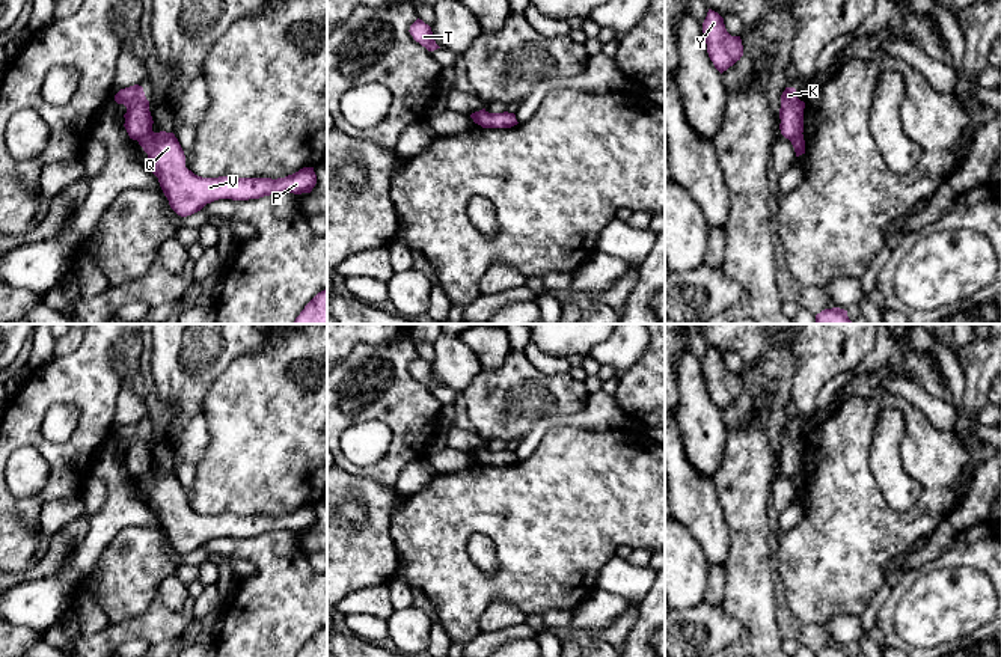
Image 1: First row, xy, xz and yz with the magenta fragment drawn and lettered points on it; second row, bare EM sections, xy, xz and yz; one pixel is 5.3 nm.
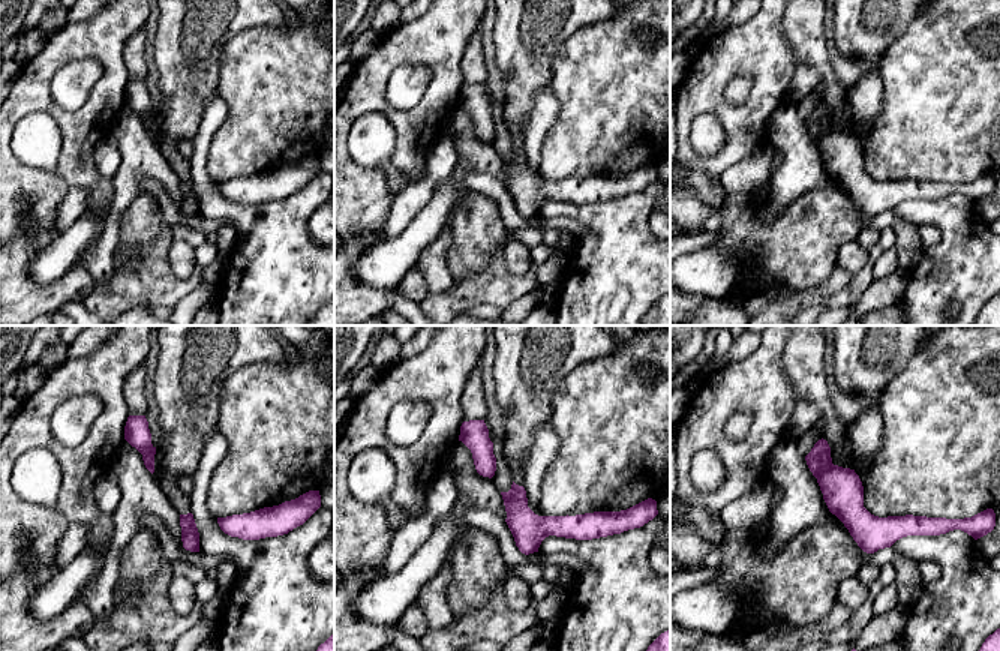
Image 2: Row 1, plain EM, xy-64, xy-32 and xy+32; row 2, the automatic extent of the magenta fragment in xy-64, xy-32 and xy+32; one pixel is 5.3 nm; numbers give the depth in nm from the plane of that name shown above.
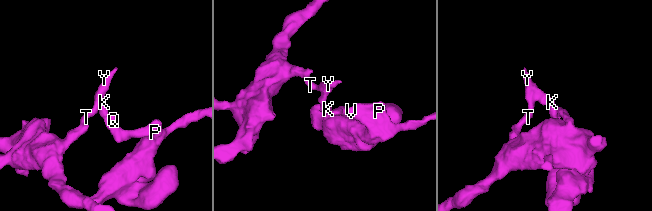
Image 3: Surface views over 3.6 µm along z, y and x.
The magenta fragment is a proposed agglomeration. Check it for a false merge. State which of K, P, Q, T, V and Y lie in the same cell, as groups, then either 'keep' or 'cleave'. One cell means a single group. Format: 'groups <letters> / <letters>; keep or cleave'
groups K T Y / P Q V; cleave

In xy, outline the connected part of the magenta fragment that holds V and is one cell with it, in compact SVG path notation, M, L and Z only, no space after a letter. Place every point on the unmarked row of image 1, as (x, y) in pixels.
M151 469L137 478L149 496L170 545L181 555L201 549L219 536L249 538L279 529L311 530L317 521L314 505L303 505L285 515L202 515L185 505L184 488L173 470Z

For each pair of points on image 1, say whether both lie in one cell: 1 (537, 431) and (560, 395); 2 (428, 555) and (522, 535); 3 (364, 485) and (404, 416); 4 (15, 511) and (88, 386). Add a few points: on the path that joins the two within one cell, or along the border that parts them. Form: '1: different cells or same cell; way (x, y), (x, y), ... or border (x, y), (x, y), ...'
1: different cells; border (582, 409), (573, 413), (543, 415), (522, 439)
2: same cell; way (451, 532), (460, 523), (499, 523)
3: different cells; border (342, 469), (358, 476), (376, 478), (394, 490)
4: same cell; way (50, 490), (86, 442), (88, 421)

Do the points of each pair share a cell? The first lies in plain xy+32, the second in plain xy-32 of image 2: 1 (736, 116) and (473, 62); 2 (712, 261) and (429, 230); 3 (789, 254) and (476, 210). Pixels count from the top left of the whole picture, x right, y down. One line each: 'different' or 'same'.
1: different
2: same
3: same

